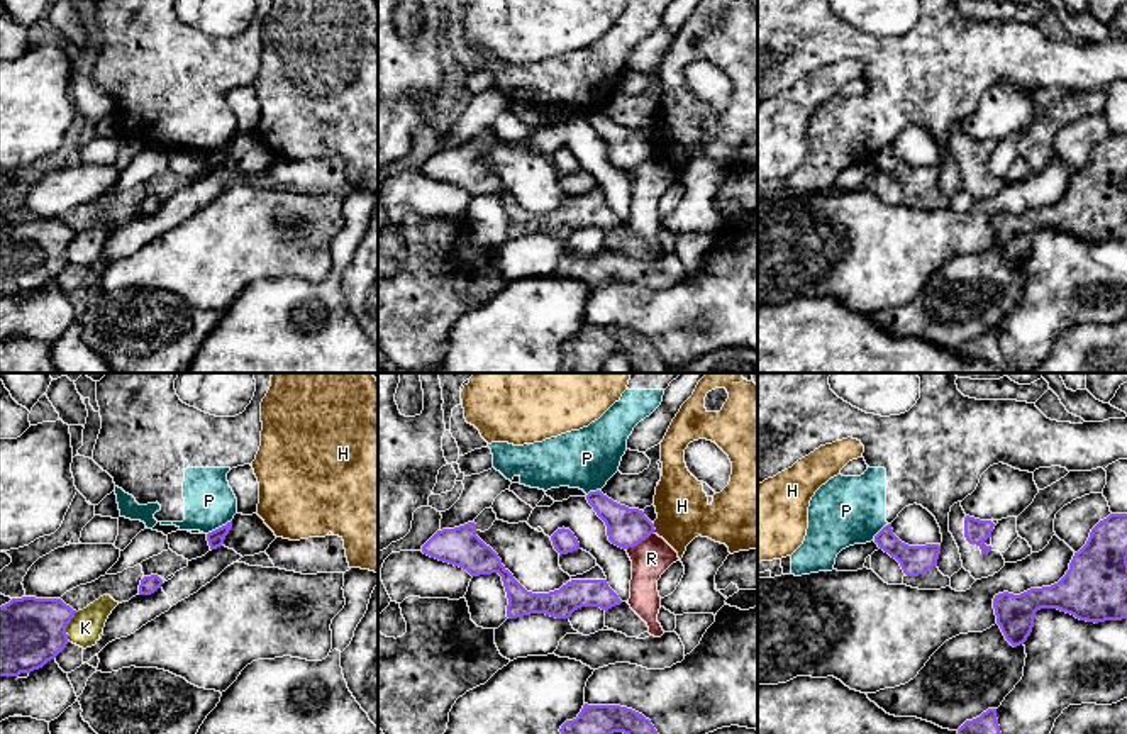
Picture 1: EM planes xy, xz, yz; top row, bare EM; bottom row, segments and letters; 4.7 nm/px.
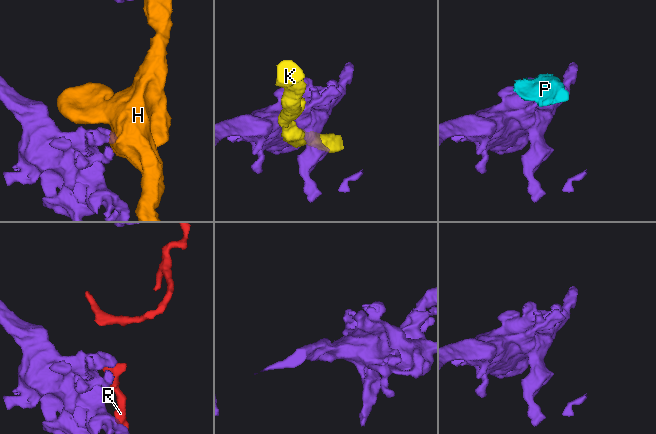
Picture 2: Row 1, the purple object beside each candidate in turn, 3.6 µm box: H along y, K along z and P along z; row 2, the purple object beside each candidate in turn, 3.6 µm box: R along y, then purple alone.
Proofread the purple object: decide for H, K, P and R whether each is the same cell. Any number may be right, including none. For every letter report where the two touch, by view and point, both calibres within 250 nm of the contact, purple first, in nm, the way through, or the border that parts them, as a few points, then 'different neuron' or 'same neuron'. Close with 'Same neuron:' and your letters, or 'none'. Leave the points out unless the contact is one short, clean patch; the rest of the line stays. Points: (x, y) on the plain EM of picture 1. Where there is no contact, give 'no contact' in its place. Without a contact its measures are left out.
H: contact xz (653, 148); calibres 190 and 260 nm; border xz (651, 143), (655, 153); different neuron
K: contact xy (66, 246); calibres 320 and 160 nm; different neuron
P: contact xy (219, 148); calibres 80 and 240 nm; border xy (231, 139), (207, 155); different neuron
R: contact xz (639, 161); calibres 190 and 180 nm; border xz (653, 153), (626, 170); different neuron
Same neuron: none

